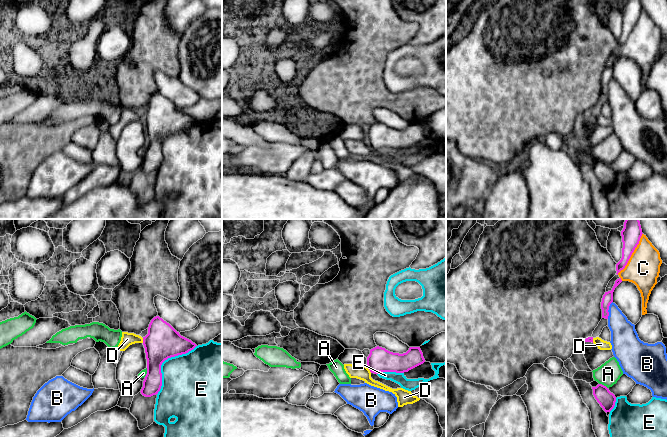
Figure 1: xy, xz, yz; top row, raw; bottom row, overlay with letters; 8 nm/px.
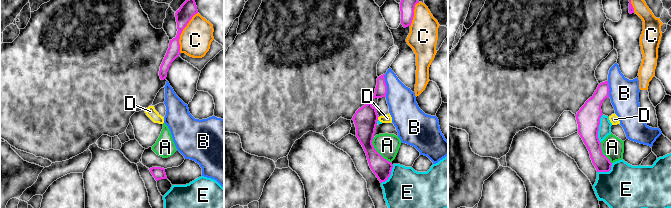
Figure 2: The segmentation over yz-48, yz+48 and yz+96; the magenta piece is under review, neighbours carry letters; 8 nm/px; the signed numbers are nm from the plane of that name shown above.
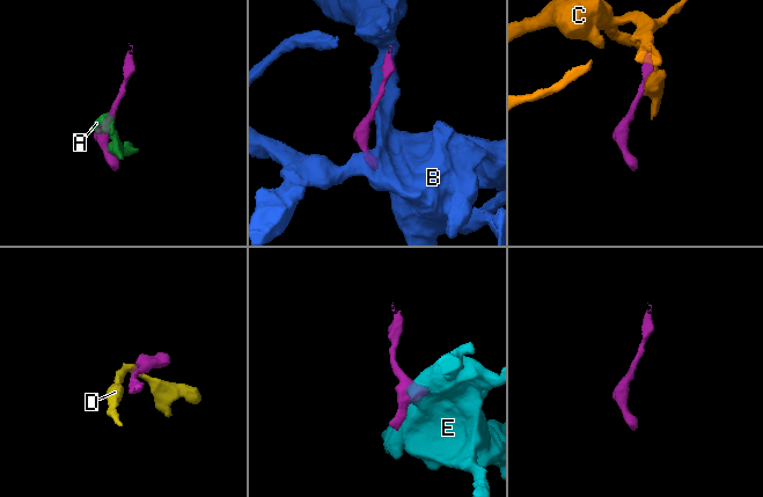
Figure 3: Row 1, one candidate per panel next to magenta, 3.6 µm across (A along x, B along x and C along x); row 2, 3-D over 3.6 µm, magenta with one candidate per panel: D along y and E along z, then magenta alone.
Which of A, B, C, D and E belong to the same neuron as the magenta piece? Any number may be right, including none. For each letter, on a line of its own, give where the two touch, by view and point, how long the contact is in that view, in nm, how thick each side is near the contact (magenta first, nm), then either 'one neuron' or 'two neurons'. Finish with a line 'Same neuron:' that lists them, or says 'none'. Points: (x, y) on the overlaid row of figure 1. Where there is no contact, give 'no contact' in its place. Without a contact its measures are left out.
A: contact yz (603, 385); length 80 nm; calibres 140 and 180 nm; two neurons
B: contact yz (608, 309); length 150 nm; calibres 90 and 200 nm; two neurons
C: contact yz (631, 254); length 400 nm; calibres 160 and 260 nm; two neurons
D: contact xz (368, 368); length 80 nm; calibres 190 and 110 nm; two neurons
E: contact xy (163, 361); length 500 nm; calibres 280 and 420 nm; two neurons
Same neuron: none

